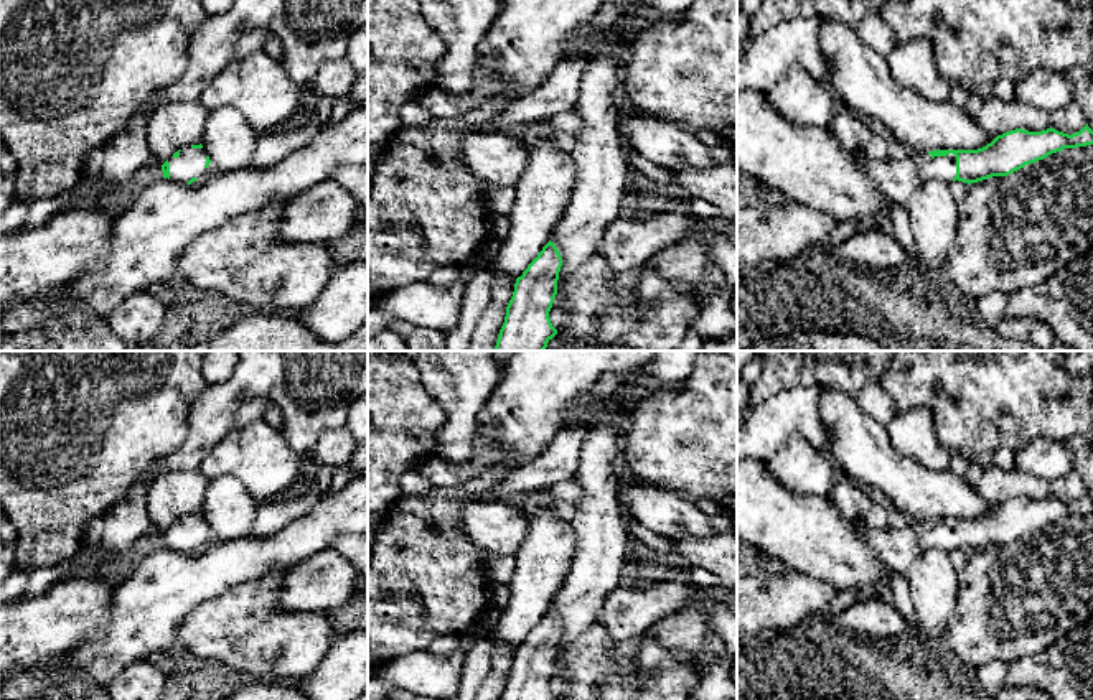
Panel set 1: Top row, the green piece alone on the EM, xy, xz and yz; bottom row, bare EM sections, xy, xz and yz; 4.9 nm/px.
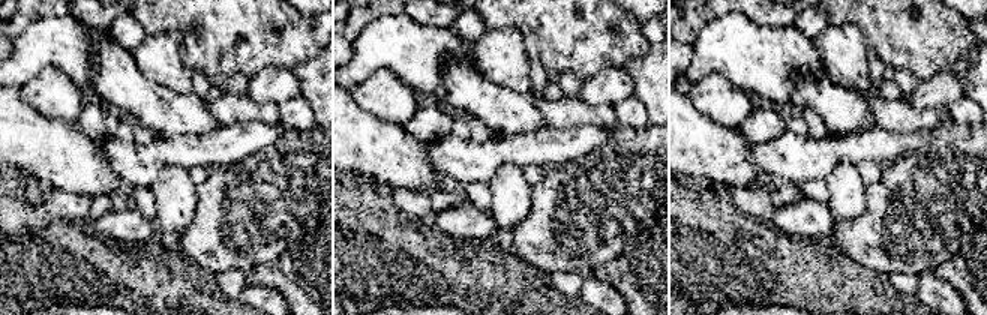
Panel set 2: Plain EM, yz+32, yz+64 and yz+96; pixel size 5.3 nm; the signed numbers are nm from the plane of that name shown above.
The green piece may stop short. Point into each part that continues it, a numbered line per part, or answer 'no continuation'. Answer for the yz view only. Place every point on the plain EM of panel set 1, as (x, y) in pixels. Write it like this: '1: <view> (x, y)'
1: yz (895, 549)

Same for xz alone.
no continuation

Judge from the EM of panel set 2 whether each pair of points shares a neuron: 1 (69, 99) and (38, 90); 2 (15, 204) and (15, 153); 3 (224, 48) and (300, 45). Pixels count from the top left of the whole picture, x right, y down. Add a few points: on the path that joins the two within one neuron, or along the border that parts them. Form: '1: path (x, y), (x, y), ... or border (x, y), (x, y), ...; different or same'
1: path (62, 99), (45, 92); same
2: border (15, 168), (33, 176), (45, 188); different
3: path (243, 45), (281, 45); same

